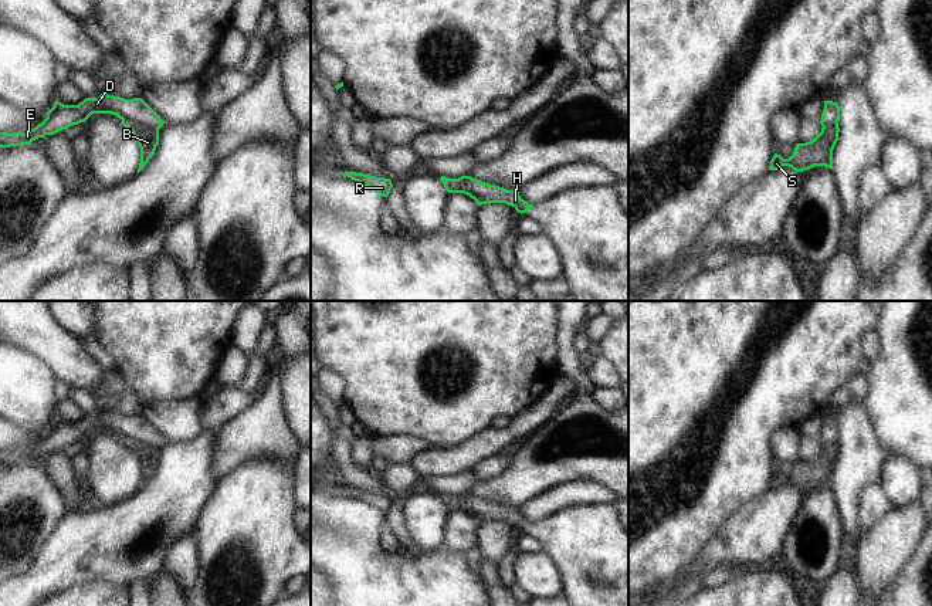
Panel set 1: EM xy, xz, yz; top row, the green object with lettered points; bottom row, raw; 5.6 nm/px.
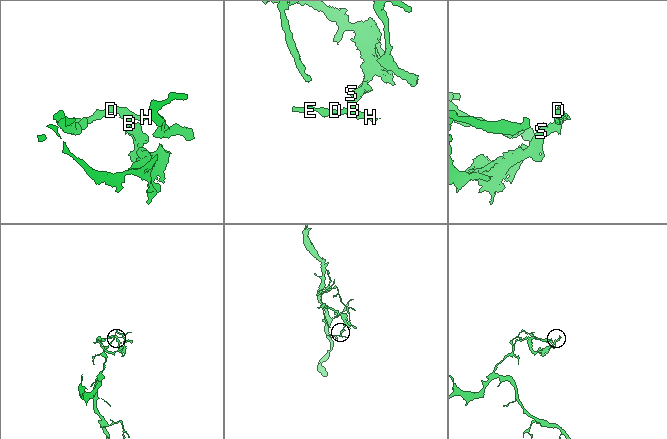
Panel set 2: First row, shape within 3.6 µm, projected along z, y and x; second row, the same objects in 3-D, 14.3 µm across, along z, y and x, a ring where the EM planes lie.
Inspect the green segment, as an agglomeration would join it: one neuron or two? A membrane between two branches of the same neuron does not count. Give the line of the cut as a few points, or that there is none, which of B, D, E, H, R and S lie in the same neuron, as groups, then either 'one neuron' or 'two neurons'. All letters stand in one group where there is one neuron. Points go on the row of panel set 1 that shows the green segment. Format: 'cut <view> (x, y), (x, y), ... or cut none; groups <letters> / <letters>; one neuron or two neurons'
cut xy (122, 118), (158, 131); groups B S / D E H R; two neurons

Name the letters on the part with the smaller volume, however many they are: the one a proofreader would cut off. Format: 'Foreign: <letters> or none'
Foreign: D, E, H, R

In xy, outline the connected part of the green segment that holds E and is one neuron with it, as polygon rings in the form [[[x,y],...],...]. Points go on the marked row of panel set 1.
[[[102,92],[98,98],[85,98],[78,105],[54,102],[47,118],[27,133],[0,132],[0,148],[30,145],[38,138],[54,135],[62,129],[85,122],[92,114],[112,114],[138,125],[159,131],[165,121],[142,99],[125,99]]]

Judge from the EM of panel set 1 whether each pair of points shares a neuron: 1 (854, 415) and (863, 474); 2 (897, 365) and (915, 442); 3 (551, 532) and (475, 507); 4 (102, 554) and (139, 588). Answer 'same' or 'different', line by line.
1: same
2: same
3: same
4: different

